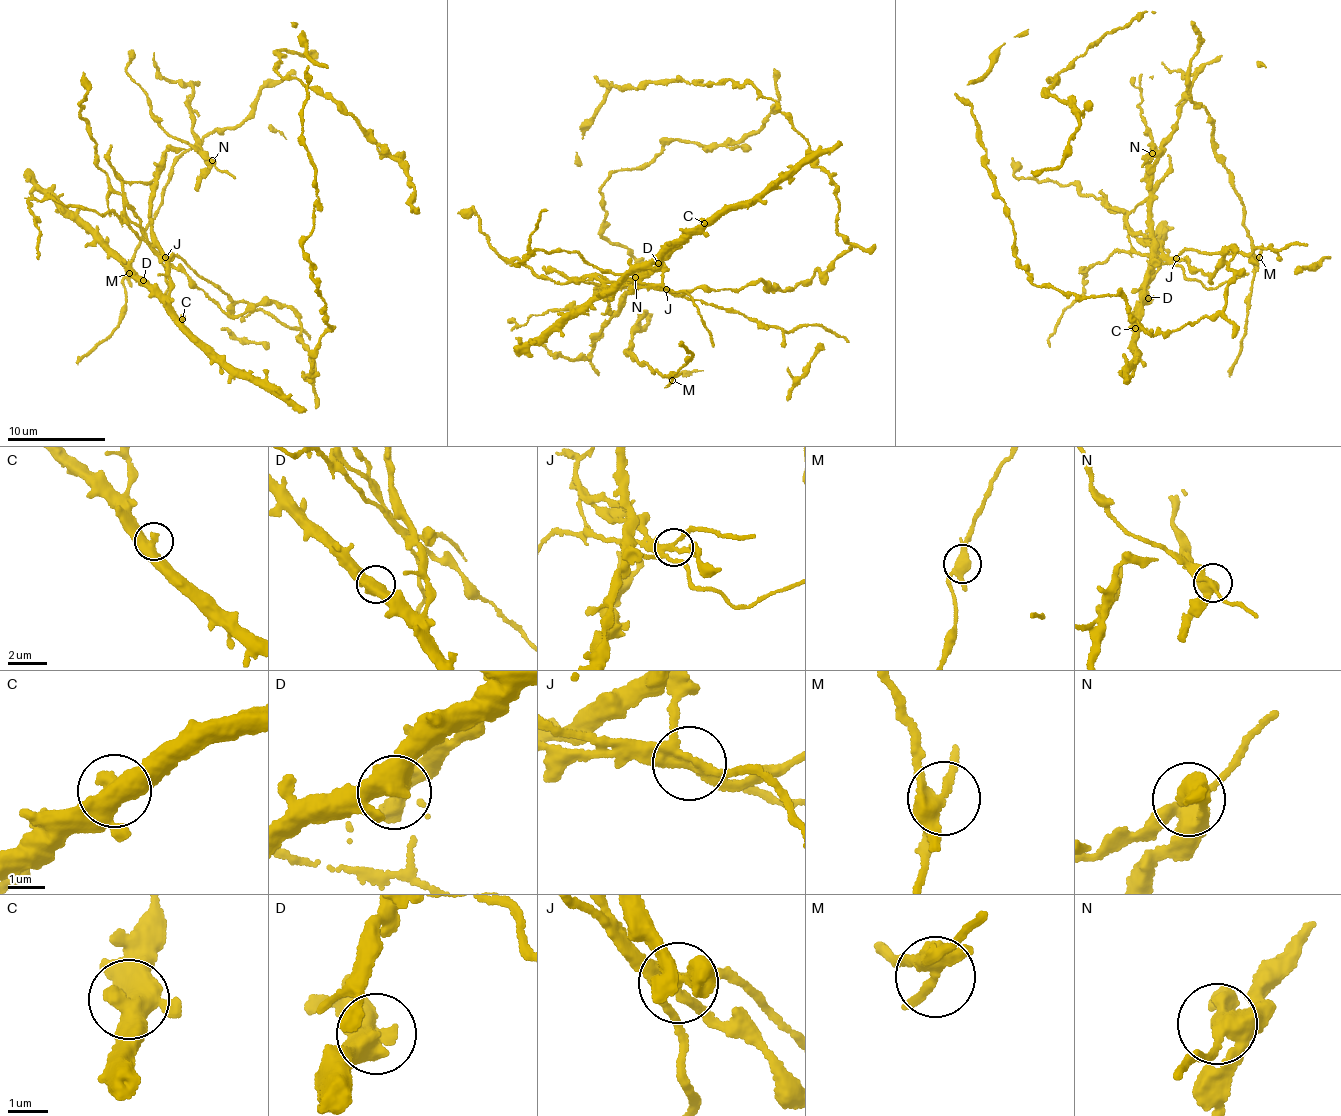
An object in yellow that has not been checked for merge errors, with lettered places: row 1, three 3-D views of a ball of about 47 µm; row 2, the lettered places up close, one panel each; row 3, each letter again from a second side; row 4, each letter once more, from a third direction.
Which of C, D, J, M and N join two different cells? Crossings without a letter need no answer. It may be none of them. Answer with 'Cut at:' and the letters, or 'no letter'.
Cut at: J, N

